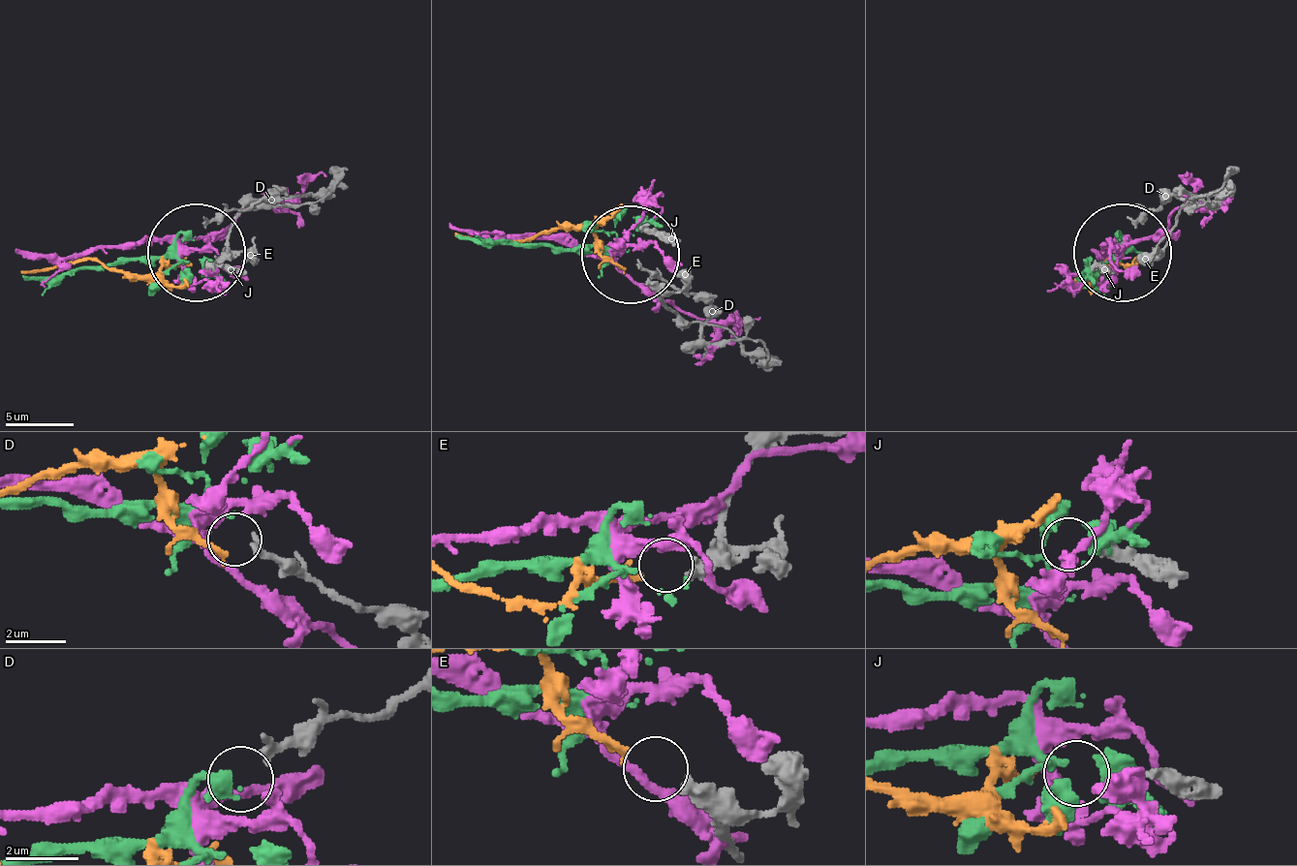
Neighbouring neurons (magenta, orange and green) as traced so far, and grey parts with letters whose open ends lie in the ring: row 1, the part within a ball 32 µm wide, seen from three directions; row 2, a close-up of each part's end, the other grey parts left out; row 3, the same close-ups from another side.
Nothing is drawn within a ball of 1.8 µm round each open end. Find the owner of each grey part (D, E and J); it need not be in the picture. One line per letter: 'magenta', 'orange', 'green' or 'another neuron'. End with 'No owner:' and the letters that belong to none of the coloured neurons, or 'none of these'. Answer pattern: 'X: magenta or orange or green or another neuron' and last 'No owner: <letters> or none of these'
D: green
E: orange
J: another neuron
No owner: J

